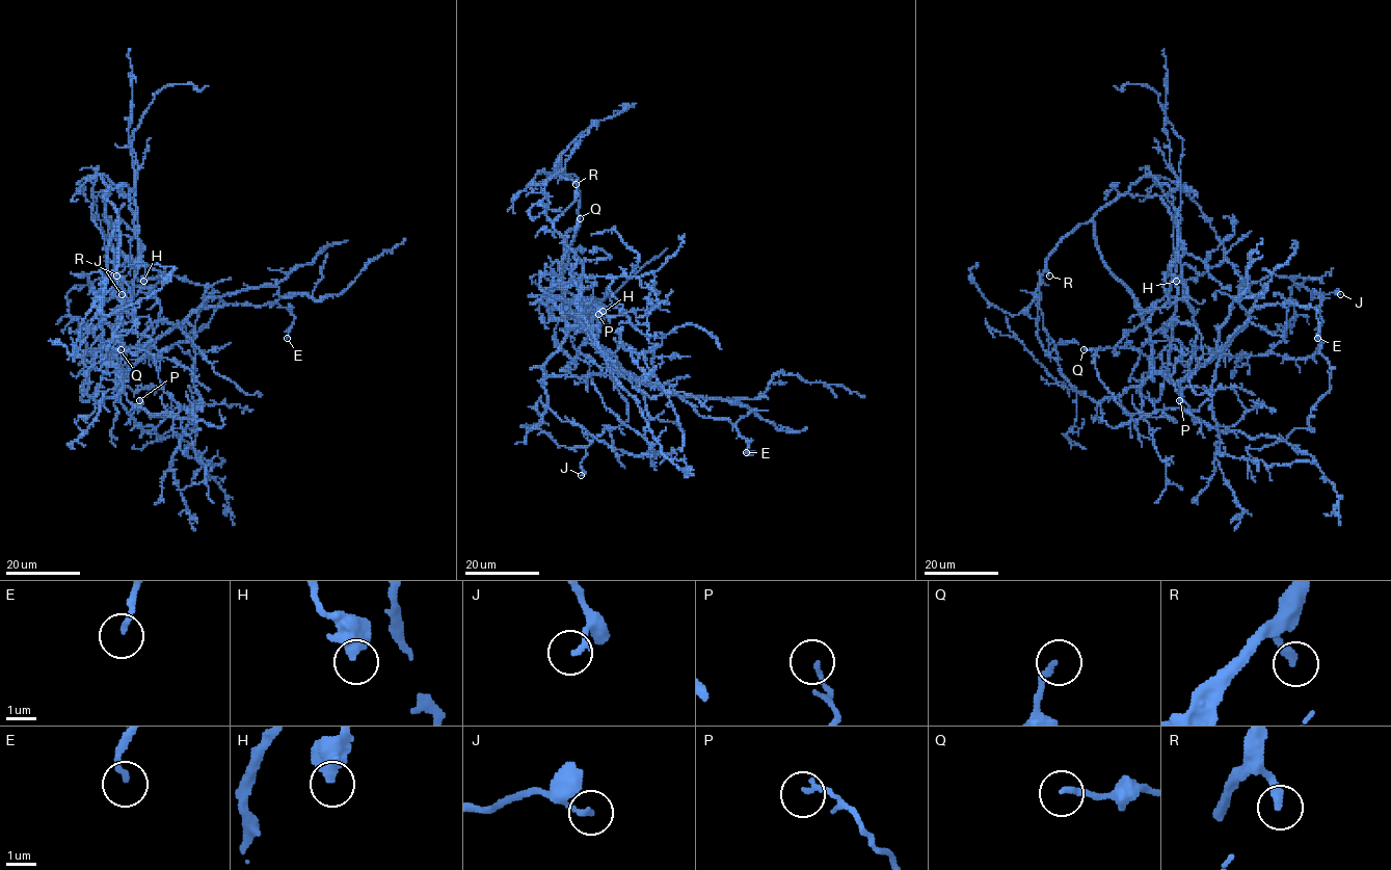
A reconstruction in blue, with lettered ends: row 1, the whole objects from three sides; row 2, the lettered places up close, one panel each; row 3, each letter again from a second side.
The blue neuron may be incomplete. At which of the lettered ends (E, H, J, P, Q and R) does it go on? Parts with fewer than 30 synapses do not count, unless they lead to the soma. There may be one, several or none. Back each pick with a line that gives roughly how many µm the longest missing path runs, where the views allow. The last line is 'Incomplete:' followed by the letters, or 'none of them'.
E: missing 25 µm
R: missing 60 µm
Incomplete: E, R

